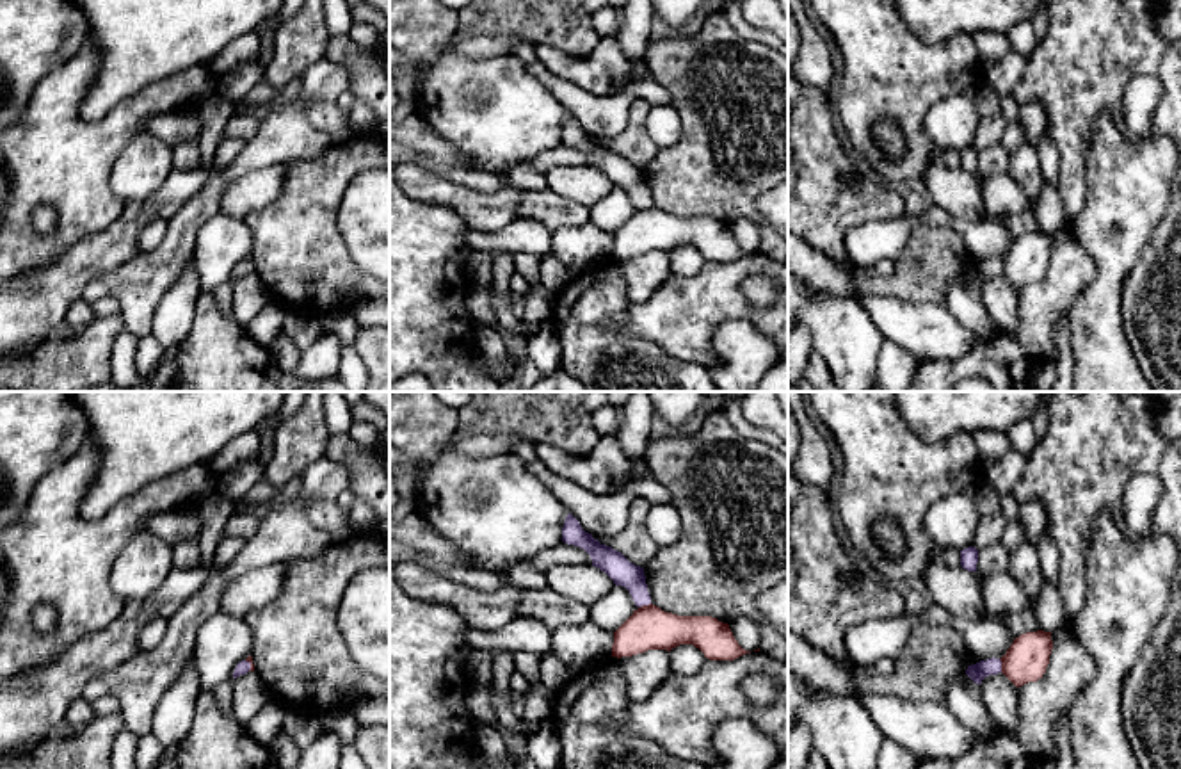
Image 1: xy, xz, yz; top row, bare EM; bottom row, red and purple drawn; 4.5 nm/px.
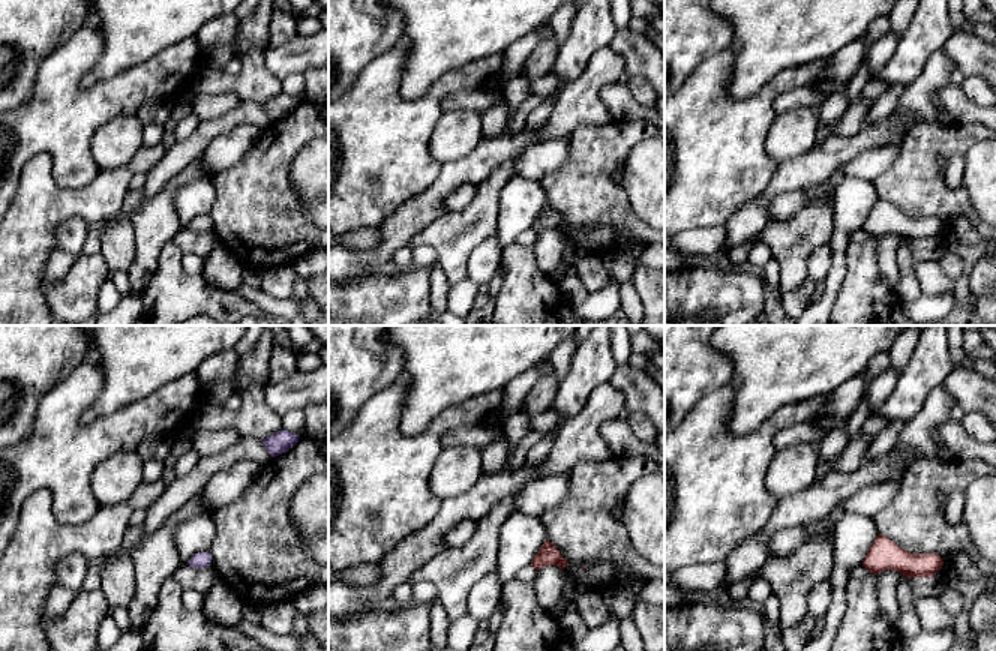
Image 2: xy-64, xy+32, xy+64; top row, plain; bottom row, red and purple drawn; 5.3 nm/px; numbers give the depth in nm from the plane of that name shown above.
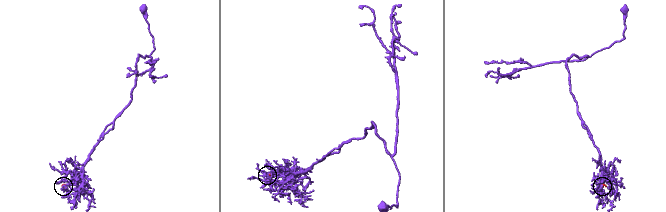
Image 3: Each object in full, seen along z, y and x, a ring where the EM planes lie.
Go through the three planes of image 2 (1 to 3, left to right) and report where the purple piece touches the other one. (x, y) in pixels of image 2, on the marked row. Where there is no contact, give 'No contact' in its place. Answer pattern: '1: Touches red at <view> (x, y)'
1: No contact
2: No contact
3: No contact

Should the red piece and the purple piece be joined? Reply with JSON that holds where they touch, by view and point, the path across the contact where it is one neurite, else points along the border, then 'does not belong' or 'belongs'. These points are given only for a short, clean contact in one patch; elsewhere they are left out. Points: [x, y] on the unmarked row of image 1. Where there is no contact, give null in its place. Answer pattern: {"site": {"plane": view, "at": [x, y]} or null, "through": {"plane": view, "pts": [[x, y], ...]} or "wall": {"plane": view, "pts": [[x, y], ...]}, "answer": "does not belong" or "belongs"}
{"site": {"plane": "yz", "at": [1002, 267]}, "wall": {"plane": "yz", "pts": [[998, 260], [1002, 273]]}, "answer": "does not belong"}

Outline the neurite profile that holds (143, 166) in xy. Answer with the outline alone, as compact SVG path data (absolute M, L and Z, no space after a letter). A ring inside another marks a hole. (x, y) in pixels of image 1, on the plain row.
M144 132L133 137L110 171L110 189L123 203L148 199L173 171L173 148Z

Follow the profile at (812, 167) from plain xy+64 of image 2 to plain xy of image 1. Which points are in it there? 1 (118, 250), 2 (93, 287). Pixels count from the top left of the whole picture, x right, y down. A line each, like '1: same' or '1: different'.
1: same
2: different

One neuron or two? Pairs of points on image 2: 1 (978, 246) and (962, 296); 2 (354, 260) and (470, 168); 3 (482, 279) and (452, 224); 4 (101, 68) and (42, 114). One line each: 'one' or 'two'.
1: one
2: one
3: two
4: two

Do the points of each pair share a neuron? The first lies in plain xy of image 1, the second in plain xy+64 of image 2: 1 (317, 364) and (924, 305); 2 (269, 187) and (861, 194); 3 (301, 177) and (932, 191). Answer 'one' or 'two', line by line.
1: one
2: two
3: one

